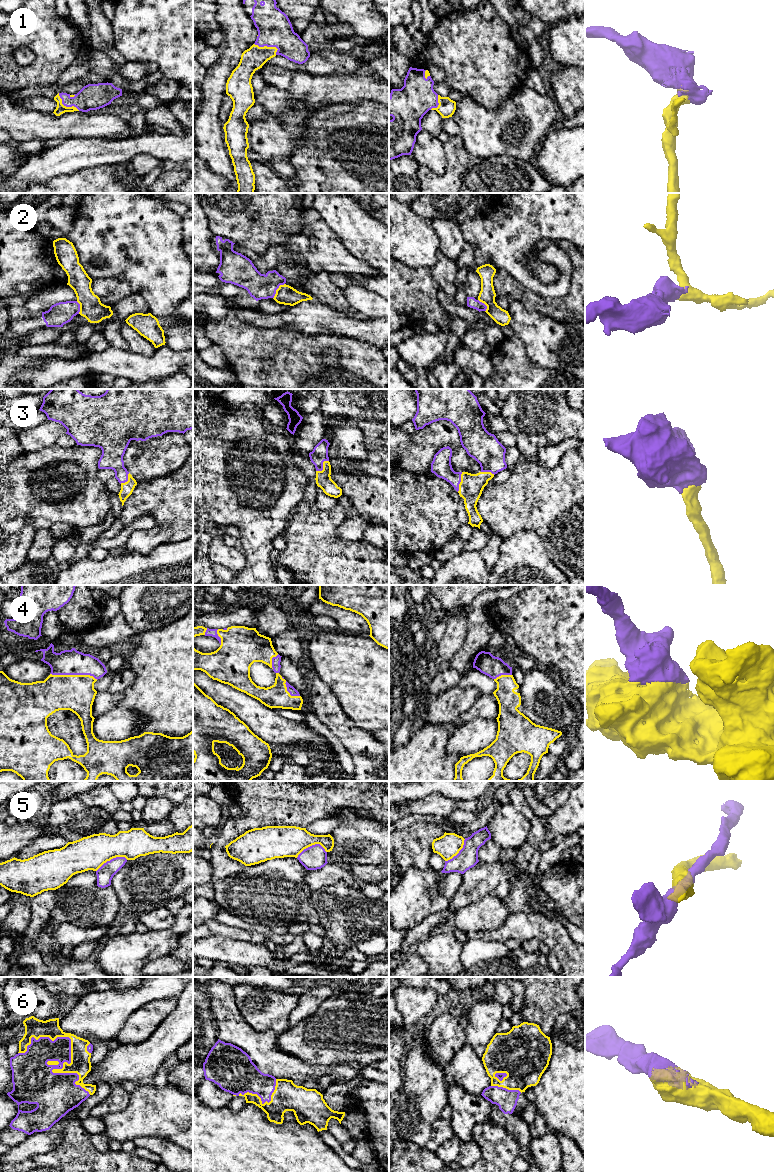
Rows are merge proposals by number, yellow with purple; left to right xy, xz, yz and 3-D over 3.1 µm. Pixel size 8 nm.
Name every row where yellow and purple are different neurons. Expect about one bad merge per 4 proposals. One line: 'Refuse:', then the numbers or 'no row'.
Refuse: 2, 5

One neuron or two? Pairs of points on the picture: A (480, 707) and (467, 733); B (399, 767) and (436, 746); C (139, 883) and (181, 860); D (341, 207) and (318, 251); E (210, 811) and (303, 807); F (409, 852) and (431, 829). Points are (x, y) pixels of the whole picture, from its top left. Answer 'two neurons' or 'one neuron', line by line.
A: two neurons
B: one neuron
C: one neuron
D: two neurons
E: two neurons
F: one neuron

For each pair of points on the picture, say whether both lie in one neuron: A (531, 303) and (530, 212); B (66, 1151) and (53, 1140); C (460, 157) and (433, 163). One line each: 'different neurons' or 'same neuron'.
A: different neurons
B: different neurons
C: different neurons

